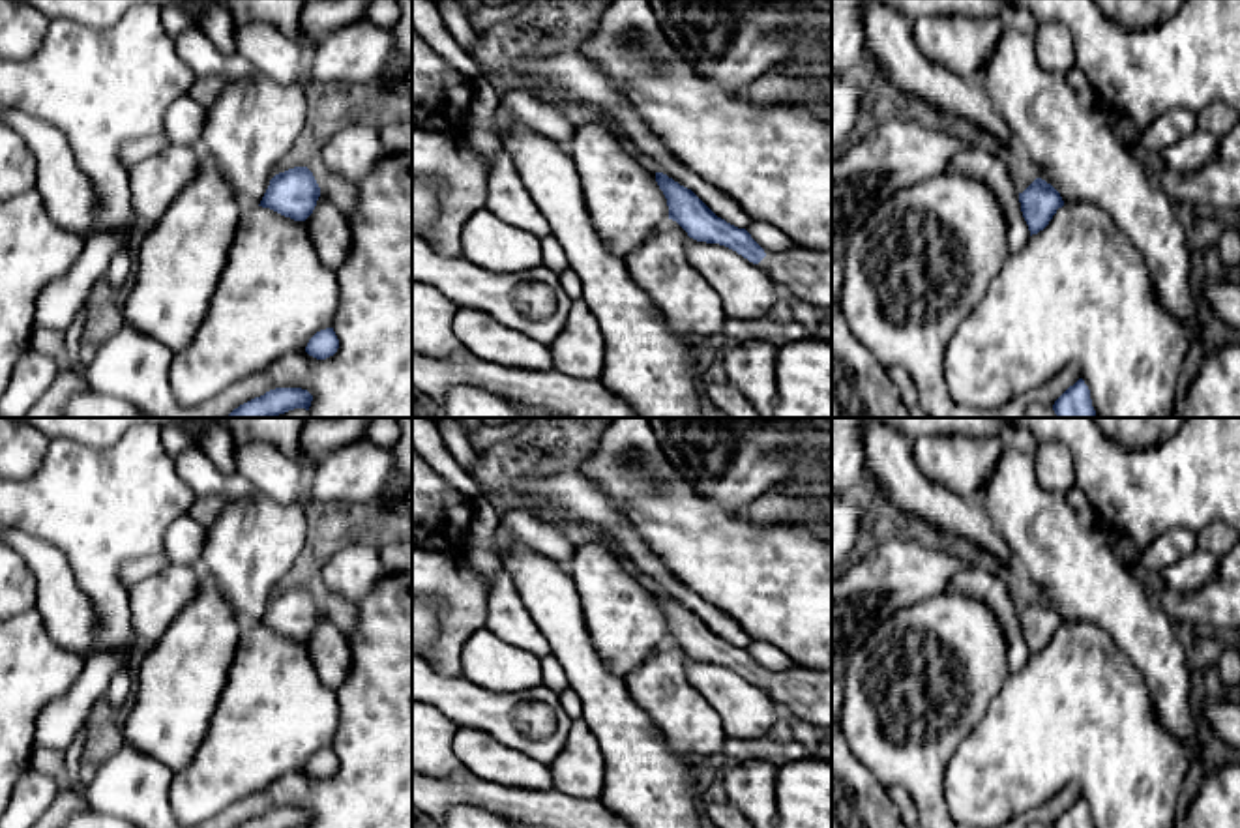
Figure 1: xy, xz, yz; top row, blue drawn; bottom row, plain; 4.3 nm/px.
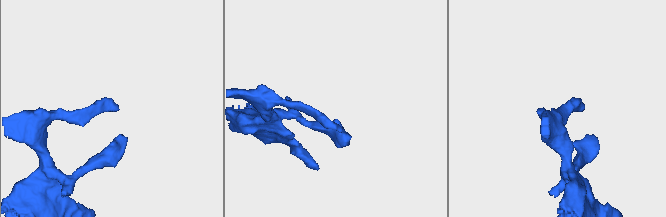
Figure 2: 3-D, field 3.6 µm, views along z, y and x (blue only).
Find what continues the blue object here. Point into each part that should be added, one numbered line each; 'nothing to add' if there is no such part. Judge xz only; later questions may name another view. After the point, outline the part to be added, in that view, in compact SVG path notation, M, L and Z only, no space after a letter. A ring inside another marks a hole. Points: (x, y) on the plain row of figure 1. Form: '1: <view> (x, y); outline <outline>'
1: xz (806, 692); outline M794 667L759 682L768 695L820 732L832 729L832 671Z

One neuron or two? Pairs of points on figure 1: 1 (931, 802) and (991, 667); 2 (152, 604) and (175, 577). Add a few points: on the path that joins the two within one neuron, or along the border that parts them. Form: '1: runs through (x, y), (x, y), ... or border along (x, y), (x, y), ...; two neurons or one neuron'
1: runs through (931, 768), (931, 755), (959, 727), (971, 701); one neuron
2: runs through (158, 598), (173, 583); one neuron

